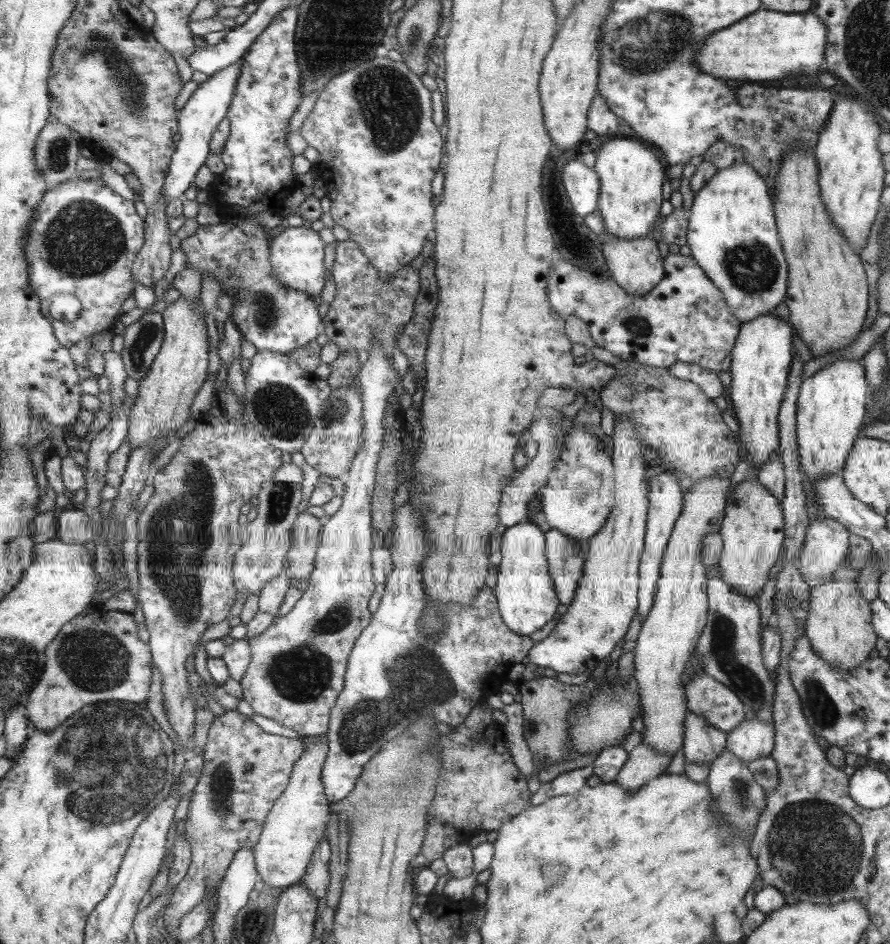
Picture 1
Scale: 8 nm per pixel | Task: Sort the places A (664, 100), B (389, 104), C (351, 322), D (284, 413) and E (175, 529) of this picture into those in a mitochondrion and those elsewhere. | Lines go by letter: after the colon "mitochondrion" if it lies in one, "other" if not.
A: other
B: mitochondrion
C: other
D: mitochondrion
E: mitochondrion

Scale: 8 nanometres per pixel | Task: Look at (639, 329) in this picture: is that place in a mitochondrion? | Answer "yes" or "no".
yes

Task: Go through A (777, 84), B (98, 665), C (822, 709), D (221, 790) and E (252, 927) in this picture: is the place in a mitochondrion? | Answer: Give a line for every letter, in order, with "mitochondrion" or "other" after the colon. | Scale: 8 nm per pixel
A: other
B: mitochondrion
C: mitochondrion
D: mitochondrion
E: mitochondrion

